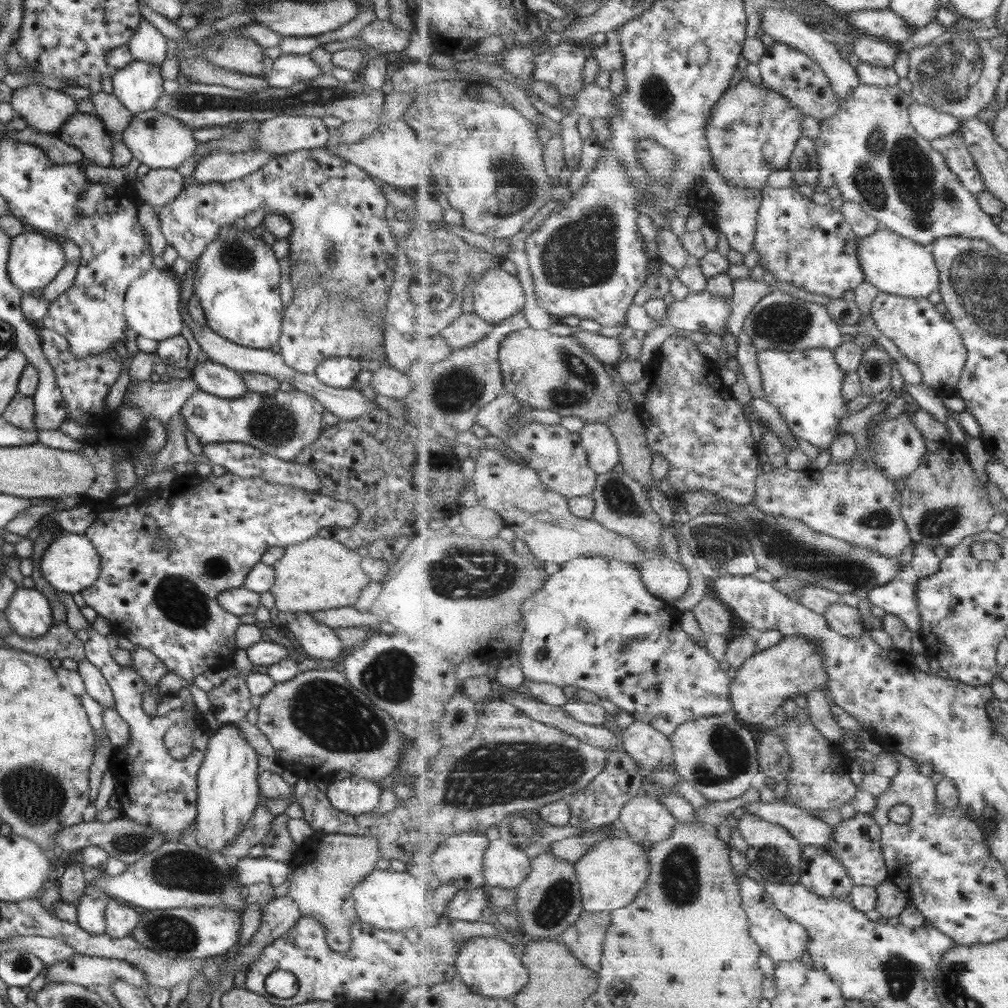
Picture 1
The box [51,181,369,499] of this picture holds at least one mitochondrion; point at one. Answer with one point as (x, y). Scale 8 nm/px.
(273, 424)

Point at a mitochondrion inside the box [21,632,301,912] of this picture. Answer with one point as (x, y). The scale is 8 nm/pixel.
(181, 869)

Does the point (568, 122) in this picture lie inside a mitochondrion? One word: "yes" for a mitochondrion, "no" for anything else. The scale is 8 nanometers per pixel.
no

